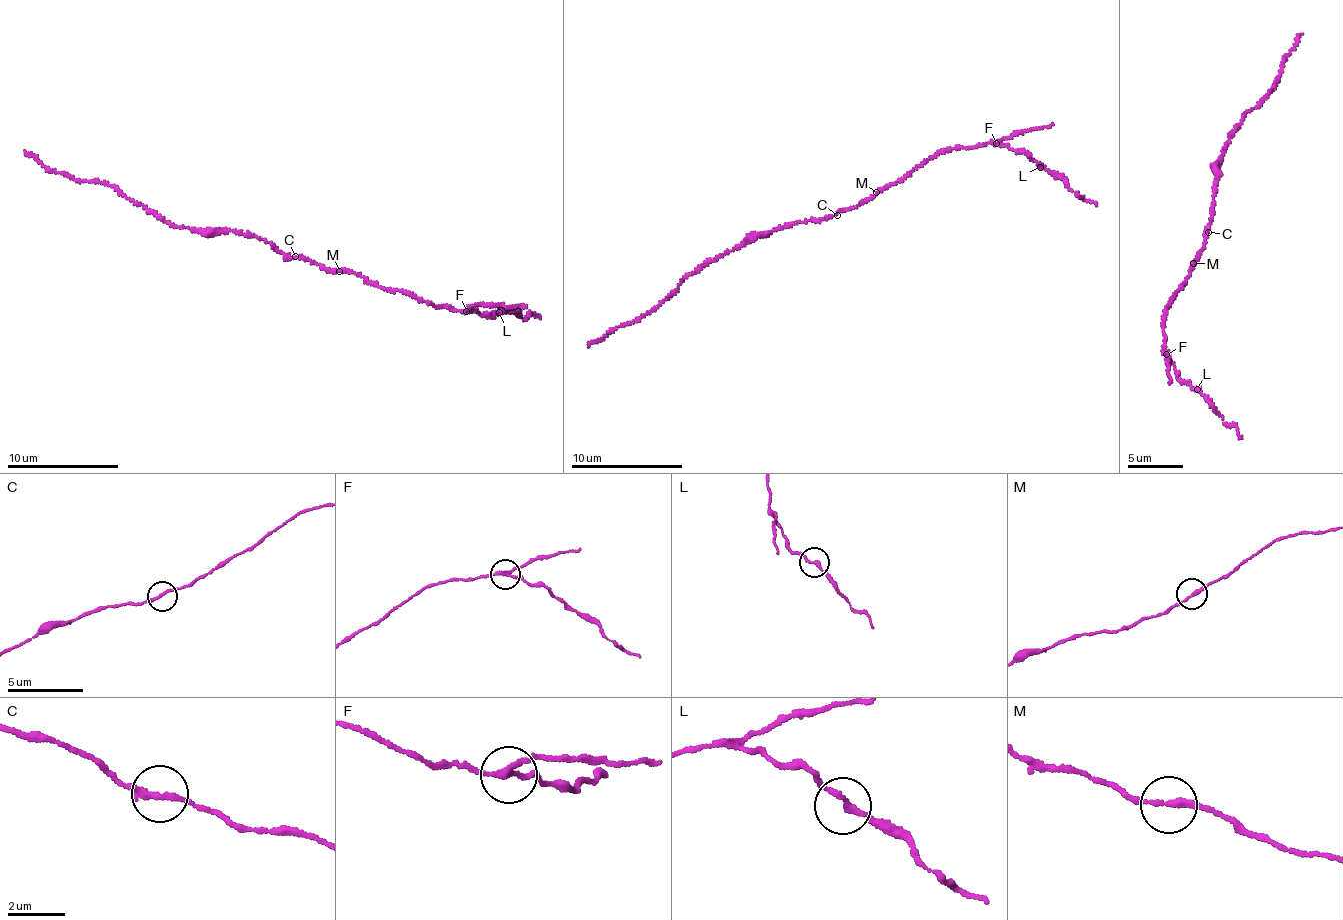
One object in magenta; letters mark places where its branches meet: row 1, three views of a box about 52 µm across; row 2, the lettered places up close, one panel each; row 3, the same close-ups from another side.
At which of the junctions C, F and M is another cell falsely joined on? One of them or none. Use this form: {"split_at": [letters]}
{"split_at": ["F"]}

